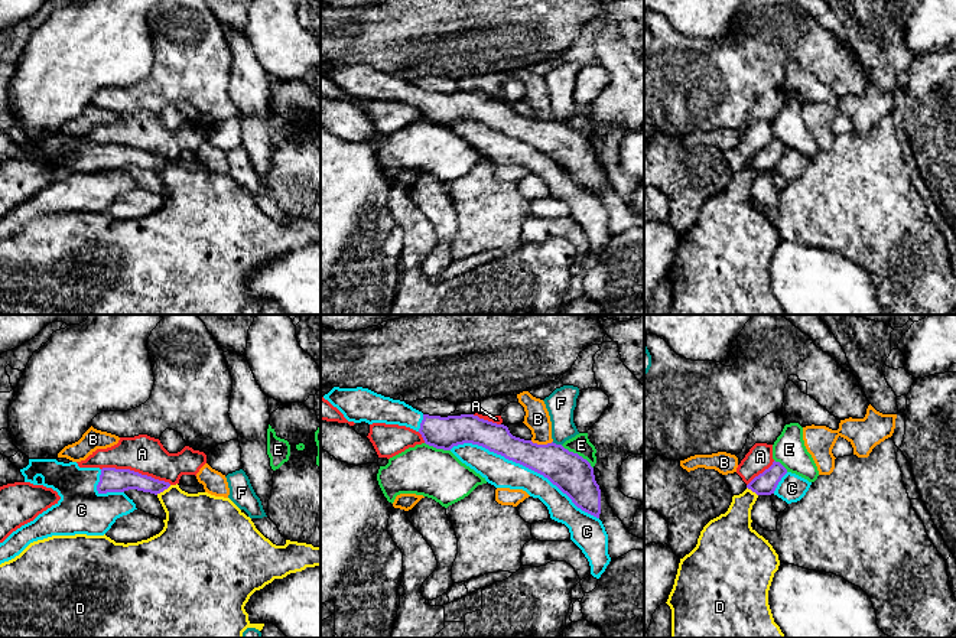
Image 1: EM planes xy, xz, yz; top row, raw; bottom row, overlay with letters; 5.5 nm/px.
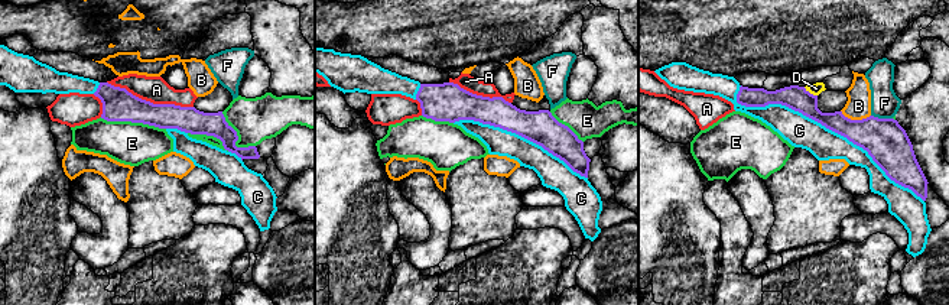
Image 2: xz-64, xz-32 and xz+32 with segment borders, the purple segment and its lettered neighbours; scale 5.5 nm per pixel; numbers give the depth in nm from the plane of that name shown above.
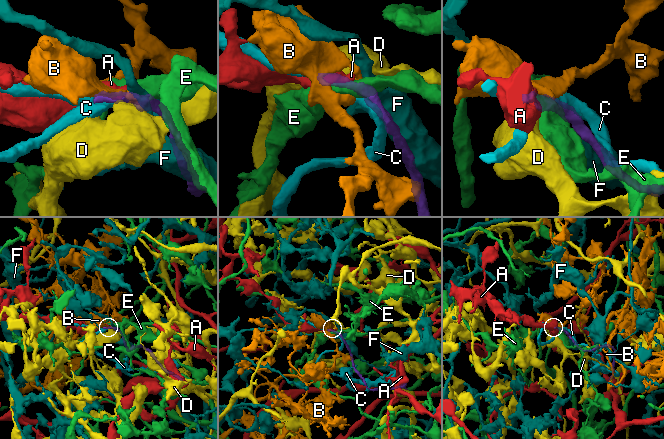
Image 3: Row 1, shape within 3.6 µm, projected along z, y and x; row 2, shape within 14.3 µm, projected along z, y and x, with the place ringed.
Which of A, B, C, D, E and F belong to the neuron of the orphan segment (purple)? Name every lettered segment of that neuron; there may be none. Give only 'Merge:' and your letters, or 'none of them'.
Merge: C

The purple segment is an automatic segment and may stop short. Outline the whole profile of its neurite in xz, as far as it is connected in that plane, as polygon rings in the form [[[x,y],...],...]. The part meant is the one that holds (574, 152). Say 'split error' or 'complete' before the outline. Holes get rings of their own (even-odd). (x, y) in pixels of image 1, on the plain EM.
split error; [[[334,64],[323,75],[336,84],[348,98],[410,104],[422,111],[426,121],[451,127],[462,140],[495,165],[523,166],[530,173],[539,175],[547,183],[550,195],[569,205],[570,217],[588,235],[594,254],[599,255],[609,241],[608,211],[599,196],[601,166],[595,157],[594,144],[578,130],[569,128],[553,118],[537,121],[531,117],[516,114],[507,102],[474,91],[448,94],[423,91],[404,78],[384,74],[362,64]]]

